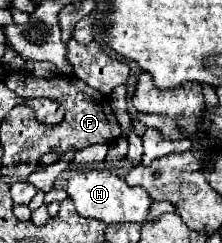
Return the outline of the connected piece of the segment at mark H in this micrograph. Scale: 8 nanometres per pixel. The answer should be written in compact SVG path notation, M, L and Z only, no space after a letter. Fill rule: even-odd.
M90 170L90 172L80 172L76 176L72 176L68 180L68 196L72 198L72 202L76 204L78 214L86 216L86 218L96 218L102 220L106 224L124 224L124 222L136 222L142 224L148 218L148 210L150 210L150 196L146 194L146 190L142 190L140 186L130 188L122 178L110 174L108 170Z

